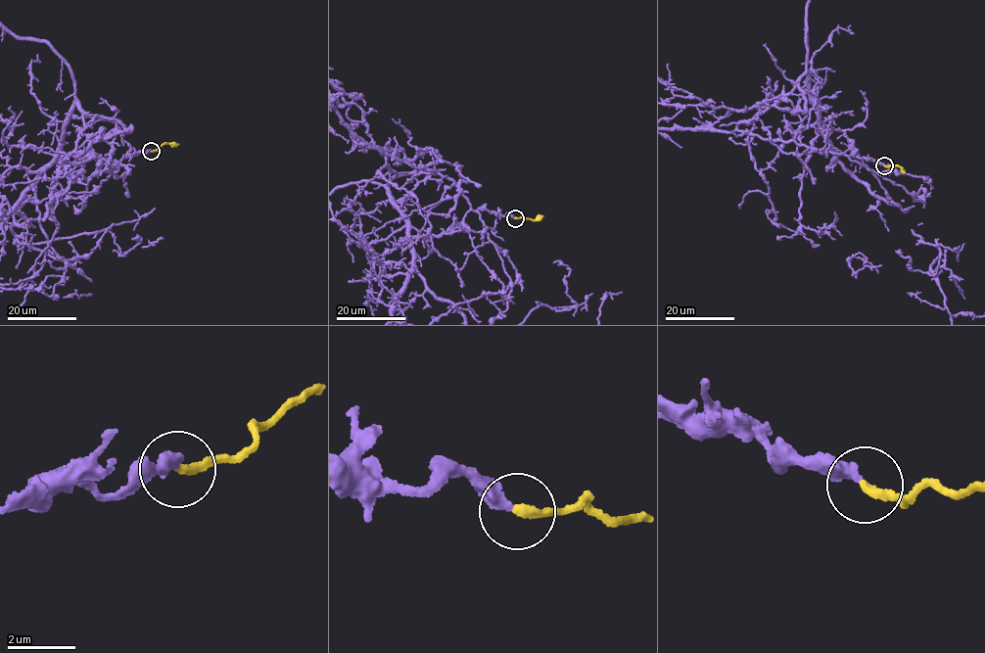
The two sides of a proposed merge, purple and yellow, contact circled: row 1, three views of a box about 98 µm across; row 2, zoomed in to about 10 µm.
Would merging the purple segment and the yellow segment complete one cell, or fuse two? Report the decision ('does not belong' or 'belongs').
belongs

